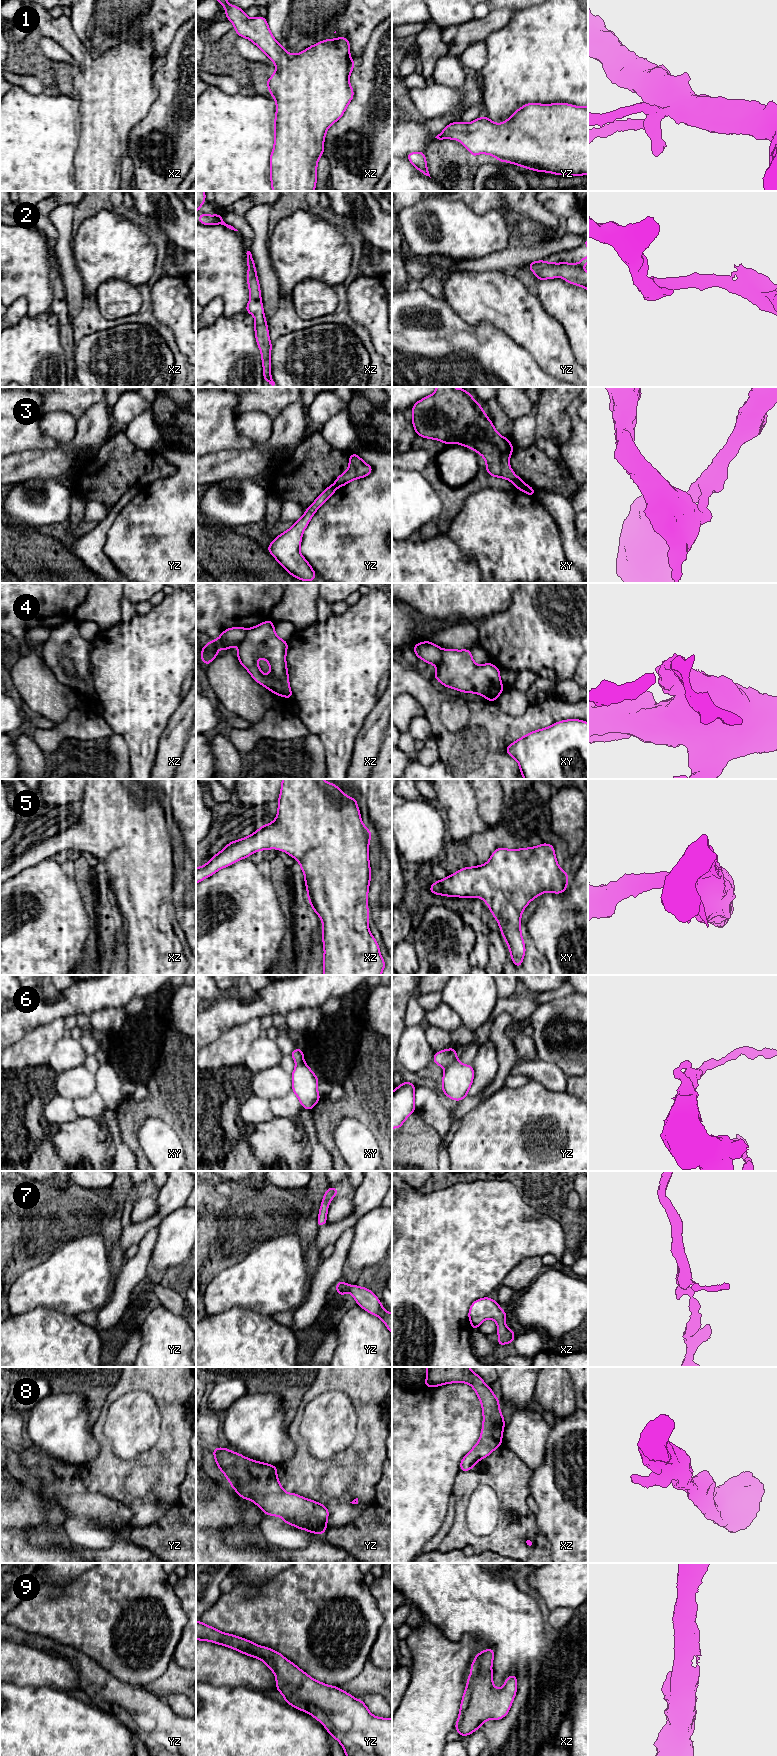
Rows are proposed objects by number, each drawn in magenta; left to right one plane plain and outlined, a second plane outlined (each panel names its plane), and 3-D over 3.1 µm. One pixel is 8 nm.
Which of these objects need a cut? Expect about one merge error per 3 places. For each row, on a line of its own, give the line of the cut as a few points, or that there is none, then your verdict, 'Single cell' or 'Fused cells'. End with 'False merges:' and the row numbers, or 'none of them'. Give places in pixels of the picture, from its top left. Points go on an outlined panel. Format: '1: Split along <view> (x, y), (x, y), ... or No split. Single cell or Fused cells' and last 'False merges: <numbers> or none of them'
1: No split. Single cell
2: No split. Single cell
3: Split along xy (525, 484), (516, 487). Fused cells
4: Split along xz (247, 629), (245, 637), (237, 645). Fused cells
5: No split. Single cell
6: Split along yz (456, 1058), (446, 1067). Fused cells
7: No split. Single cell
8: No split. Single cell
9: No split. Single cell
False merges: 3, 4, 6

